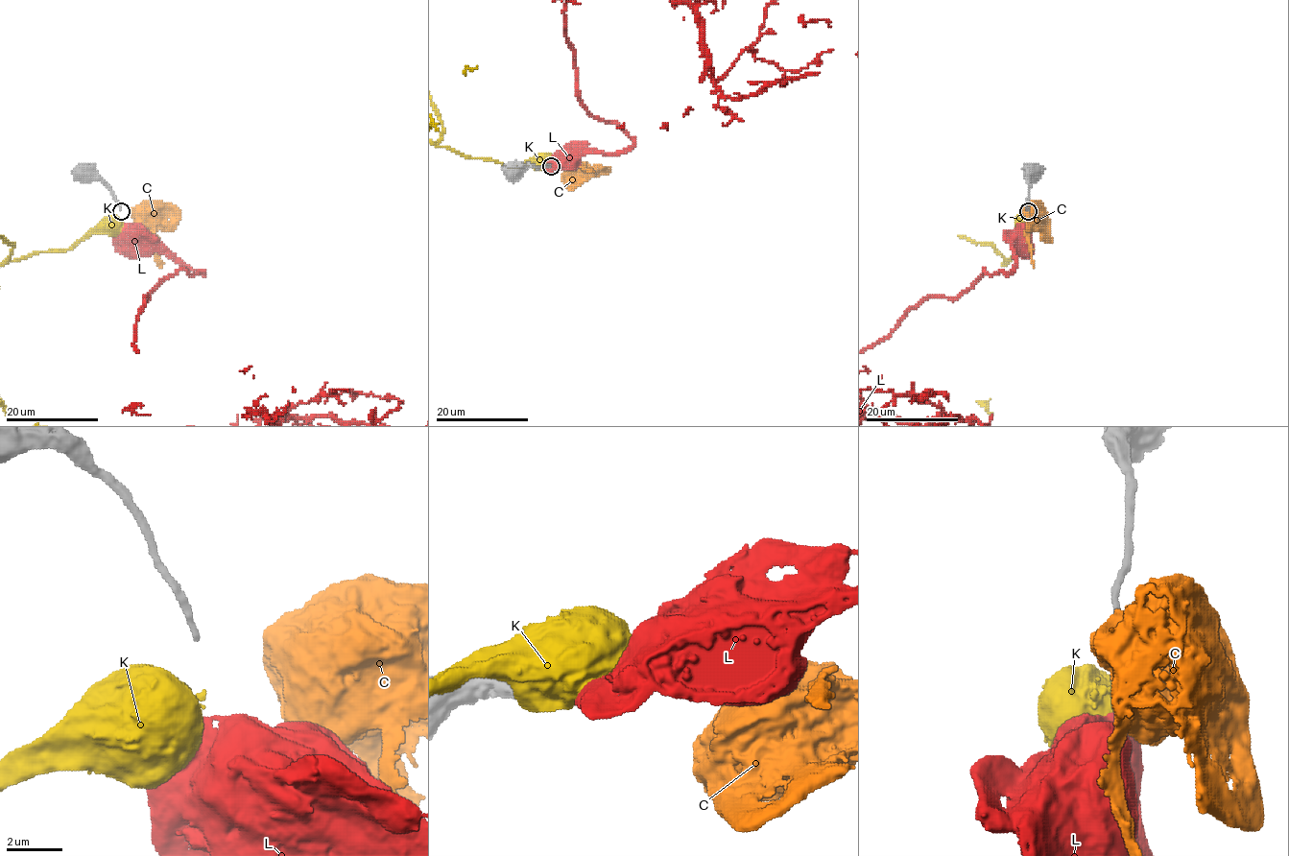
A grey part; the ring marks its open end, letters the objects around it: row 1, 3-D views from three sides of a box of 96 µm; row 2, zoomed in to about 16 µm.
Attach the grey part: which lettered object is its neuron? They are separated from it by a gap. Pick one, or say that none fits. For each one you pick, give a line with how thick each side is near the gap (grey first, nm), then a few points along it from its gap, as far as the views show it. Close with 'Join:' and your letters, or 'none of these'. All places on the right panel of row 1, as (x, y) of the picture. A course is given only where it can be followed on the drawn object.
Join: none of these

